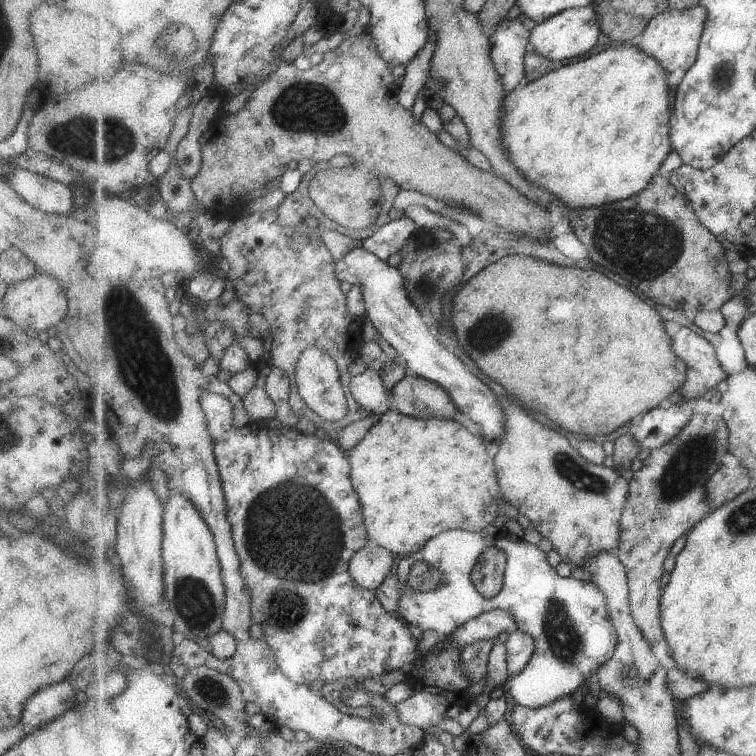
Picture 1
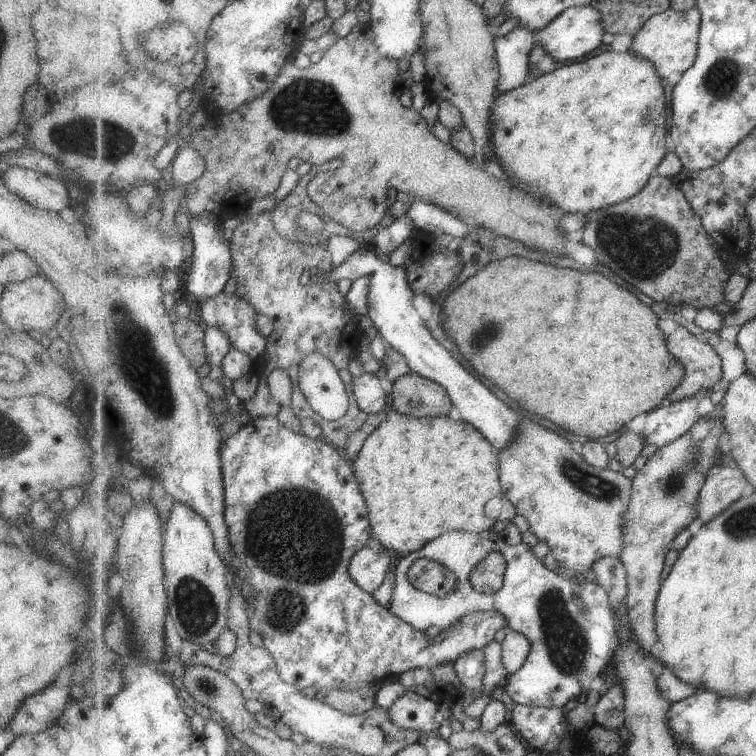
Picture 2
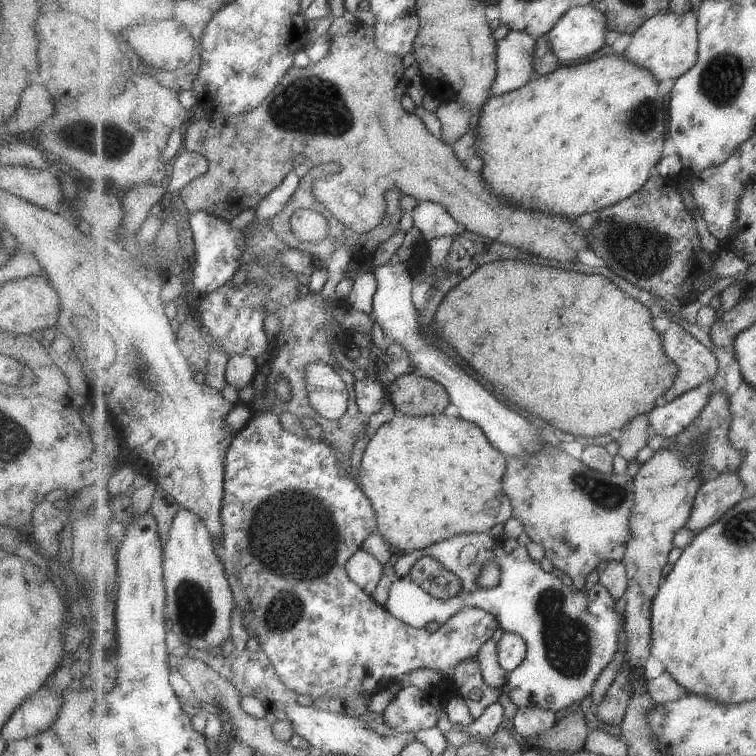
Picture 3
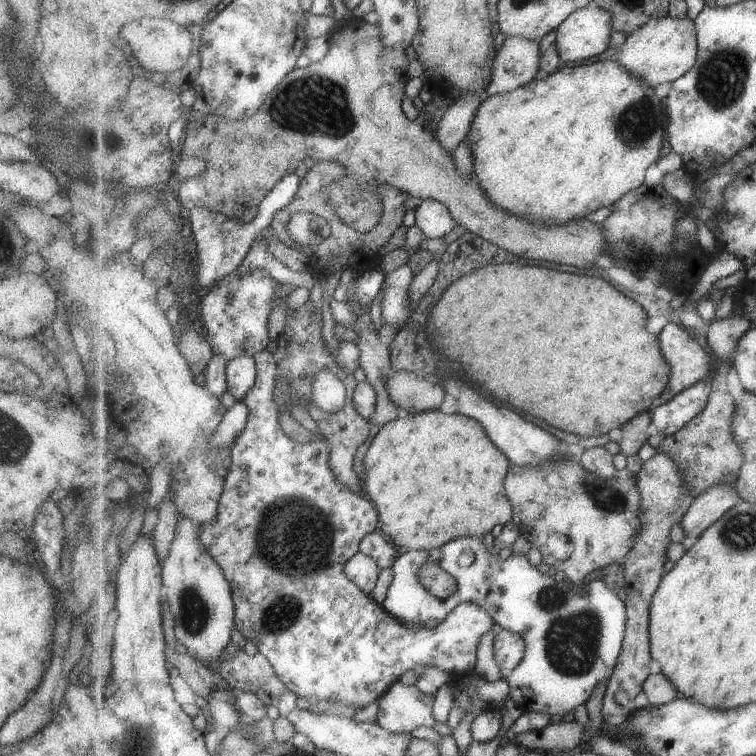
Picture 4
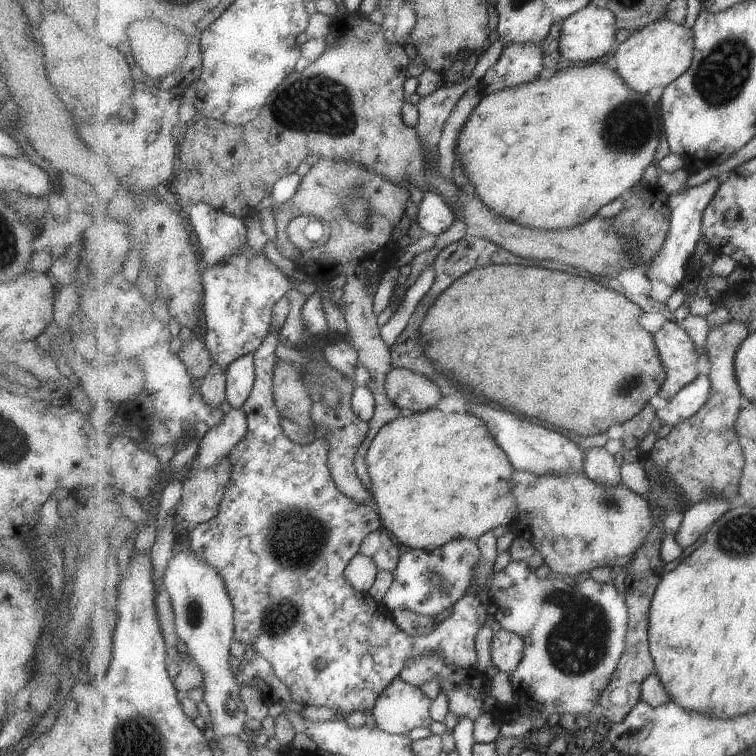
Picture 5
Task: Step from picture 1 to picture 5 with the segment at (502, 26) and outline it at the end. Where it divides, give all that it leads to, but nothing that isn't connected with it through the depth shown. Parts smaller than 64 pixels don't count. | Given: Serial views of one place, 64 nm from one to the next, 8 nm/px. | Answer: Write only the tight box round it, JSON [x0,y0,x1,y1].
[479,44,545,95]

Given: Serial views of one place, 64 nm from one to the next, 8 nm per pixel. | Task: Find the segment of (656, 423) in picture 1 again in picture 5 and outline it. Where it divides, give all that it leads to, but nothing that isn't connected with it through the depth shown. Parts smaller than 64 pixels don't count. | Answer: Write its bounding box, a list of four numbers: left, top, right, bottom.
[657,375,712,426]

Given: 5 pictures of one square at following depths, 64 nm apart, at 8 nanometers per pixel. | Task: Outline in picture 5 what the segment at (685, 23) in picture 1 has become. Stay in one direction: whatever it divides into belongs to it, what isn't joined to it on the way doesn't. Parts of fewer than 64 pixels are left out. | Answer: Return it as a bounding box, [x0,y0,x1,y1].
[612,18,695,94]

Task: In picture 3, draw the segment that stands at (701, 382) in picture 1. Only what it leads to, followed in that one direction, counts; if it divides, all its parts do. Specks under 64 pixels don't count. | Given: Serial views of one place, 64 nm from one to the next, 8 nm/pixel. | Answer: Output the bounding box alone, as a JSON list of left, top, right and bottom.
[663,323,720,403]

